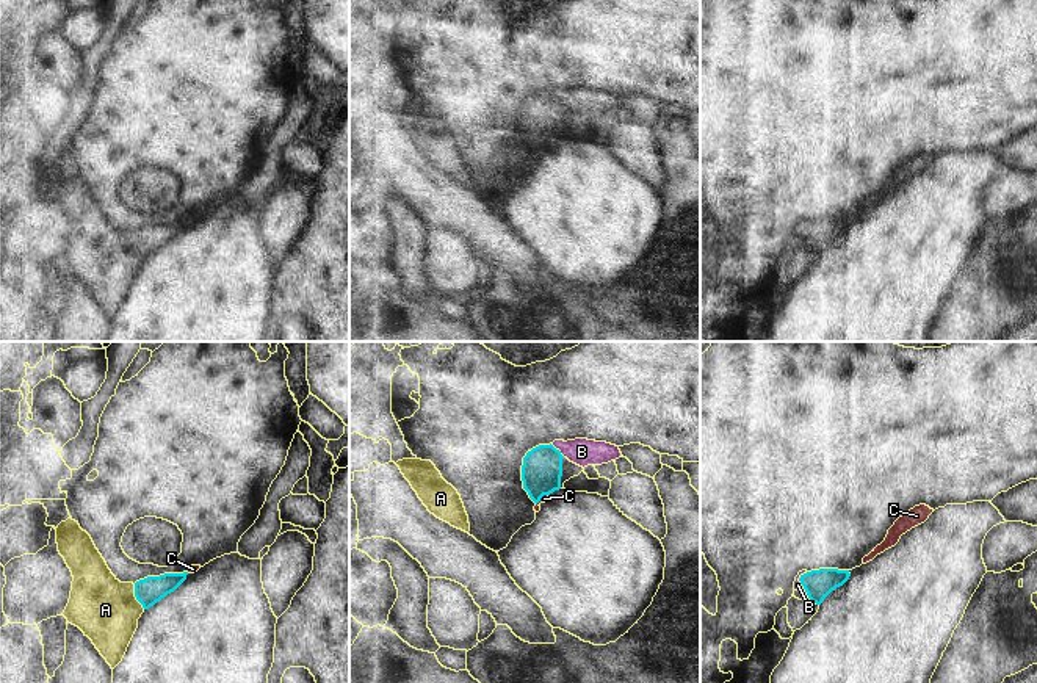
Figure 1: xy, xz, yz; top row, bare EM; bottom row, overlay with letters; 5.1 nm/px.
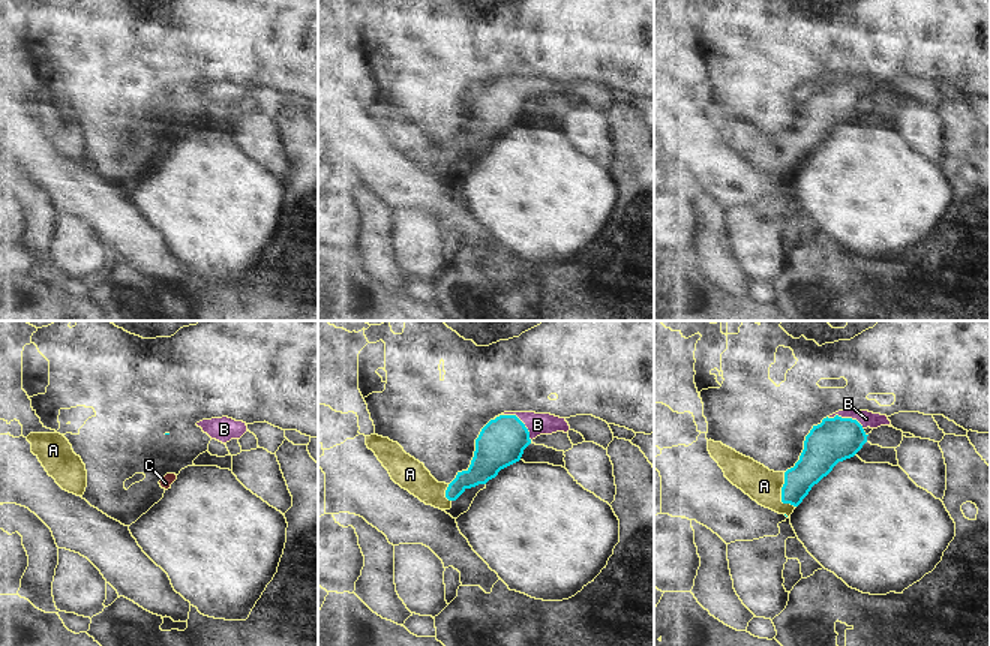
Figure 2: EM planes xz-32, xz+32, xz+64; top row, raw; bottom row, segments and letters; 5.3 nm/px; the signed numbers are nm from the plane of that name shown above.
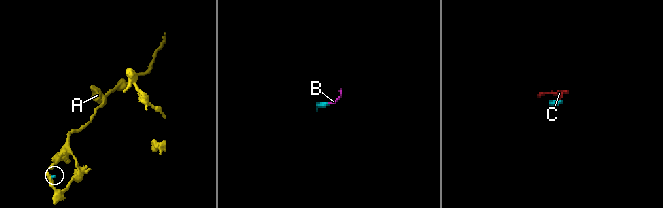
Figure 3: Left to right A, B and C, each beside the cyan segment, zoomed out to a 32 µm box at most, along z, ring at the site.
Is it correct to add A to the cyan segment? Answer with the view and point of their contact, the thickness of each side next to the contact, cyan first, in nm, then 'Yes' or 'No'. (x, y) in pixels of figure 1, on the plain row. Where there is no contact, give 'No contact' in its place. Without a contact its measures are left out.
Touches cyan at xy (137, 246). Thickness 140 nm (cyan) against 320 nm. Yes

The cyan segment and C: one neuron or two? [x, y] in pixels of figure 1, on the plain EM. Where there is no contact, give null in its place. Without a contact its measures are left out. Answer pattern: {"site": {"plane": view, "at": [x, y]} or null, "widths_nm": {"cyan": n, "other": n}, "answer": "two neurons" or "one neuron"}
{"site": {"plane": "xz", "at": [541, 146]}, "widths_nm": {"cyan": 200, "other": 40}, "answer": "two neurons"}

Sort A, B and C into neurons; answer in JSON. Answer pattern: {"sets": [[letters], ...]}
{"sets": [["A", "B"], ["C"]]}

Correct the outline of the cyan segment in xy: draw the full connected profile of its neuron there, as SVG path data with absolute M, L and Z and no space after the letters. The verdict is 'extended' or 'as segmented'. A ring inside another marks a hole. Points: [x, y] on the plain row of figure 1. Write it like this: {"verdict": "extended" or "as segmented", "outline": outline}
{"verdict": "extended", "outline": "M67 168L56 177L58 201L72 221L72 240L63 262L88 285L114 318L124 307L141 263L174 241L188 221L121 232L108 218L91 185Z"}

